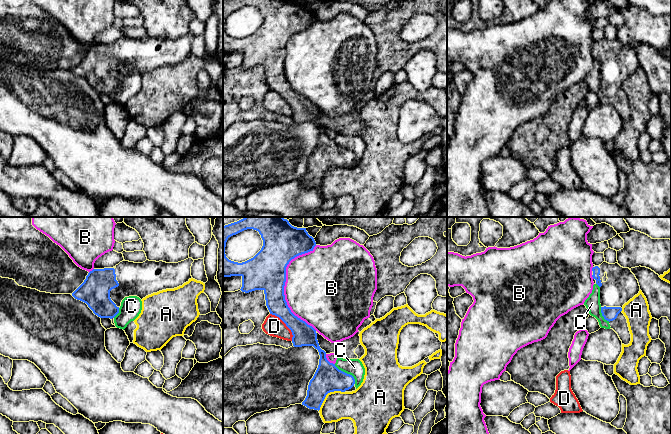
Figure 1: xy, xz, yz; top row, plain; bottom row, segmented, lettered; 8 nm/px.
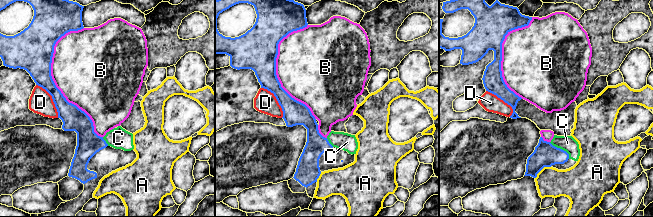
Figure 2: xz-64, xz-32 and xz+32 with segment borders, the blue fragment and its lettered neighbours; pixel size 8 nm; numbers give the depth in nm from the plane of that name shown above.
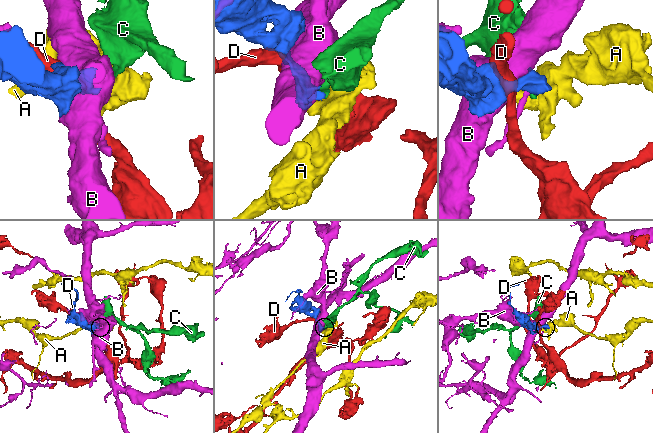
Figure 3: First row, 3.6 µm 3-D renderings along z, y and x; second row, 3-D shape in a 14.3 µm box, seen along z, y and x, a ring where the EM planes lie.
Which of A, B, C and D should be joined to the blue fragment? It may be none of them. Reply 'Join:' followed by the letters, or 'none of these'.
Join: none of these

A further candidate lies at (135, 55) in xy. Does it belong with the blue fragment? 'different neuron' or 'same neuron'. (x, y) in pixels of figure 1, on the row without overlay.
same neuron

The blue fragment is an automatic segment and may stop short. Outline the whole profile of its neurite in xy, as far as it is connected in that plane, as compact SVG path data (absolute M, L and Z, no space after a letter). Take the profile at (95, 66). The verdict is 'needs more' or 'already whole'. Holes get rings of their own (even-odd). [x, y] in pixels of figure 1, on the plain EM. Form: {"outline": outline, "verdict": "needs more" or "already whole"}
{"outline": "M188 34L178 39L149 37L134 39L122 37L113 44L93 45L84 58L72 69L72 72L88 81L100 94L114 94L119 89L121 78L125 73L137 72L141 76L148 71L166 65L174 65L188 58L194 36Z", "verdict": "needs more"}

